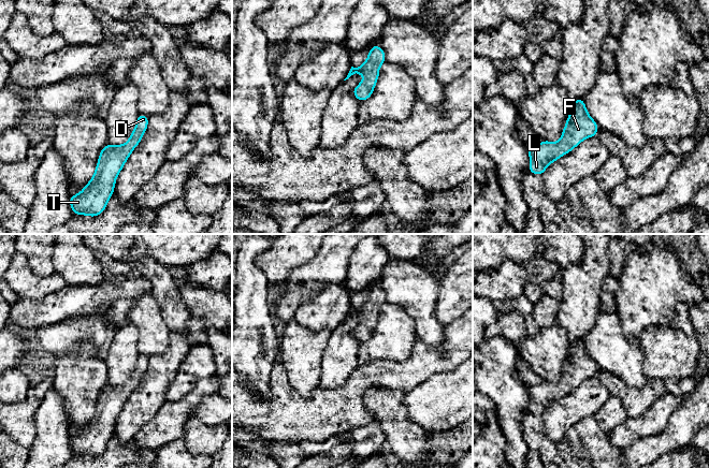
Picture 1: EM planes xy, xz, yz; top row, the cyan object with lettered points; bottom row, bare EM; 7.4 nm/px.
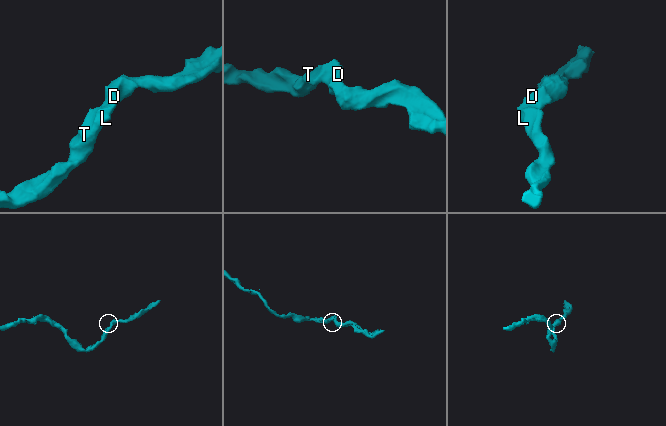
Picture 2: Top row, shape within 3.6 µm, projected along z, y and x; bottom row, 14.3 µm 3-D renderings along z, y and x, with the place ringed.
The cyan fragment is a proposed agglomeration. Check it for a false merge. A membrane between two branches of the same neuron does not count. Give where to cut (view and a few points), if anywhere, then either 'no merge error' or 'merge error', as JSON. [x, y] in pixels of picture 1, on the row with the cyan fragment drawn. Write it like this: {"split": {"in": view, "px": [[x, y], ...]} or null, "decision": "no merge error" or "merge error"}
{"split": null, "decision": "no merge error"}

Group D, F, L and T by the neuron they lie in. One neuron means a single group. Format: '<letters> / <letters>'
D F L T

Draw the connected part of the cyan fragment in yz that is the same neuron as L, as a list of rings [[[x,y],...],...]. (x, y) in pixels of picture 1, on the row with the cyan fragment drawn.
[[[582,98],[571,103],[570,112],[561,138],[556,143],[544,140],[540,144],[527,146],[531,159],[529,172],[542,175],[547,166],[570,152],[583,140],[596,136],[599,128],[588,114]]]

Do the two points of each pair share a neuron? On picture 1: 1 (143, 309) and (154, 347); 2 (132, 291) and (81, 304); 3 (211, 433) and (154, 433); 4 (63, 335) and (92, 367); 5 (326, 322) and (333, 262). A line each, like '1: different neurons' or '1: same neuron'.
1: same neuron
2: same neuron
3: different neurons
4: different neurons
5: different neurons

